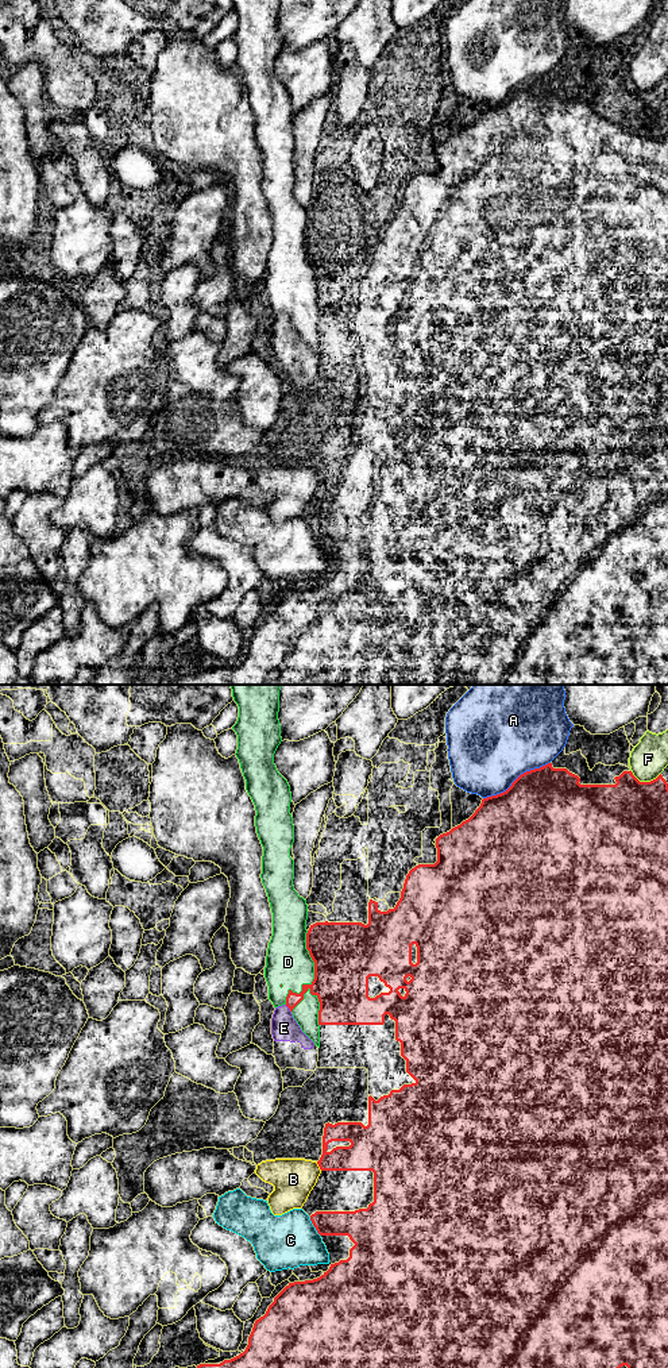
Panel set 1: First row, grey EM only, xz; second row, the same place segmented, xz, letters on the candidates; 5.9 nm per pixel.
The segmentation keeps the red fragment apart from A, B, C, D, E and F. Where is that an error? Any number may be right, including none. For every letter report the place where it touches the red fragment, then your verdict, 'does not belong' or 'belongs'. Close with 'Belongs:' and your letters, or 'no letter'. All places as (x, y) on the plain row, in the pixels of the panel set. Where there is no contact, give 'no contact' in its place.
A: xz (516, 88) | does not belong
B: xz (319, 474) | does not belong
C: xz (313, 534) | does not belong
D: xz (315, 284) | does not belong
E: xz (289, 316) | does not belong
F: xz (645, 91) | does not belong
Belongs: no letter

